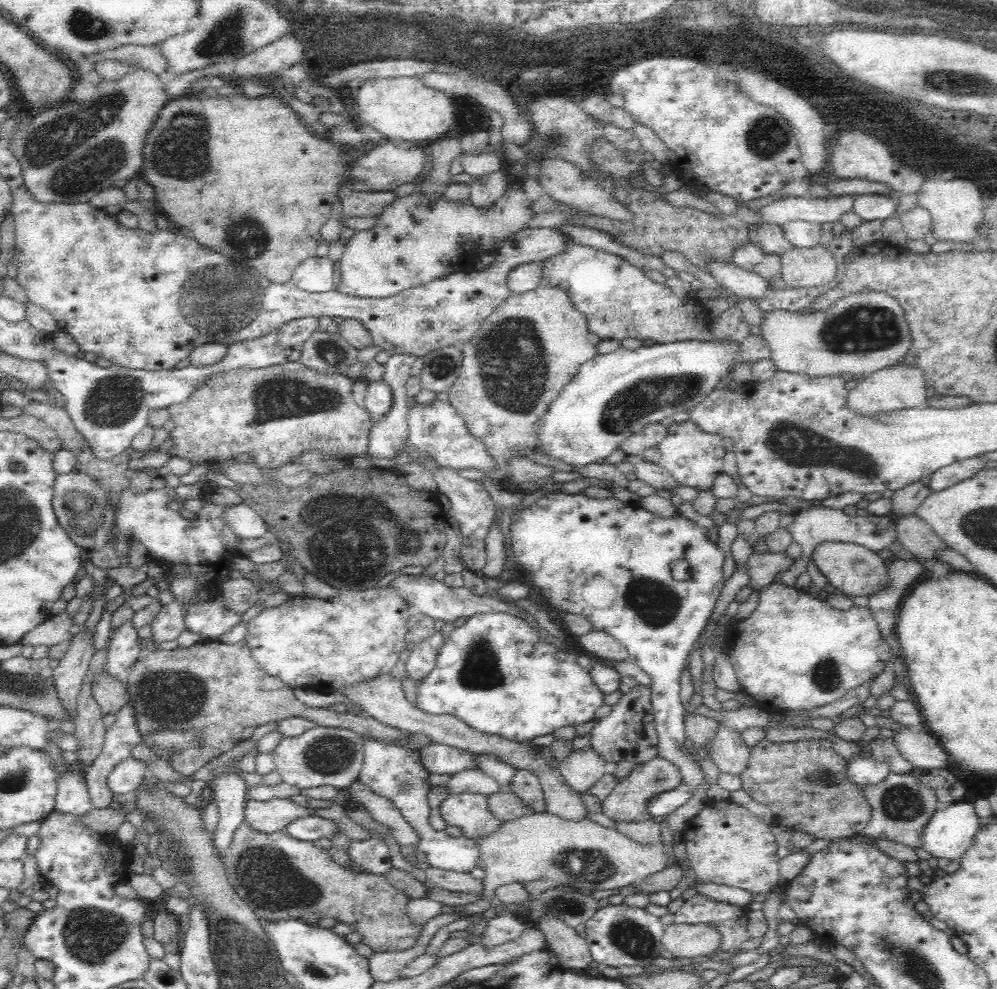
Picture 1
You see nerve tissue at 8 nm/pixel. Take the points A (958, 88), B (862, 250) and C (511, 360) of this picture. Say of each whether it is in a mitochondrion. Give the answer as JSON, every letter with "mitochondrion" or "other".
{"A":"mitochondrion","B":"other","C":"mitochondrion"}

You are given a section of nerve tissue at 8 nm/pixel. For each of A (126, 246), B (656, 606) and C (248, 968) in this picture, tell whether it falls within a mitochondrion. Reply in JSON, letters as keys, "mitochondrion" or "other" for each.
{"A":"other","B":"mitochondrion","C":"mitochondrion"}

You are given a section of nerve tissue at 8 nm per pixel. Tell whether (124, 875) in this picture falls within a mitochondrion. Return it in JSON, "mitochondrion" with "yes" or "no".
{"mitochondrion":"no"}

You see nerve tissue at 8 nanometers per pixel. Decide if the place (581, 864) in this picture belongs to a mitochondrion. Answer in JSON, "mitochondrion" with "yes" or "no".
{"mitochondrion":"yes"}

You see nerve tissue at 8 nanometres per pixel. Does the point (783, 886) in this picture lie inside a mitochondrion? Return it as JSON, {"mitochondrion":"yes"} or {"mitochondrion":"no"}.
{"mitochondrion":"no"}

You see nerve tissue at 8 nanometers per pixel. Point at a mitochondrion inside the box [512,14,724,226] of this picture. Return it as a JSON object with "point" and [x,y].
{"point":[551,139]}

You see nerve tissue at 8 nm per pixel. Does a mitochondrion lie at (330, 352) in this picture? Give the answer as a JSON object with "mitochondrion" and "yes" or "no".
{"mitochondrion":"yes"}

